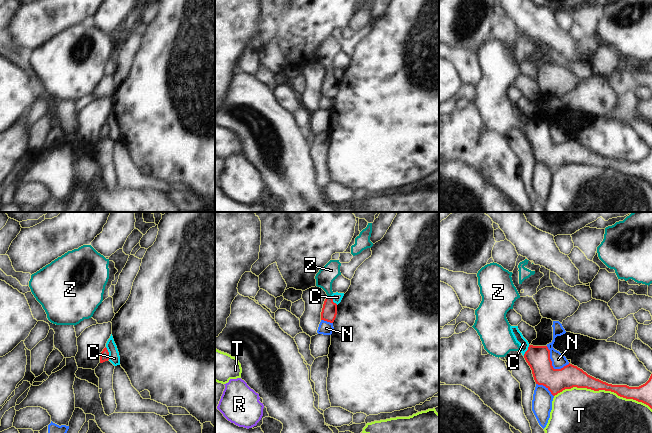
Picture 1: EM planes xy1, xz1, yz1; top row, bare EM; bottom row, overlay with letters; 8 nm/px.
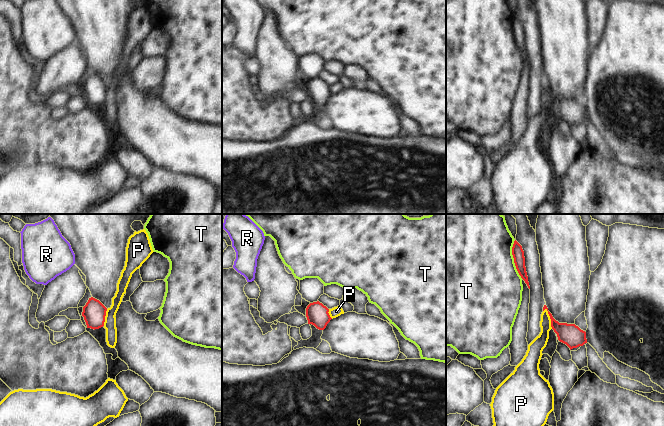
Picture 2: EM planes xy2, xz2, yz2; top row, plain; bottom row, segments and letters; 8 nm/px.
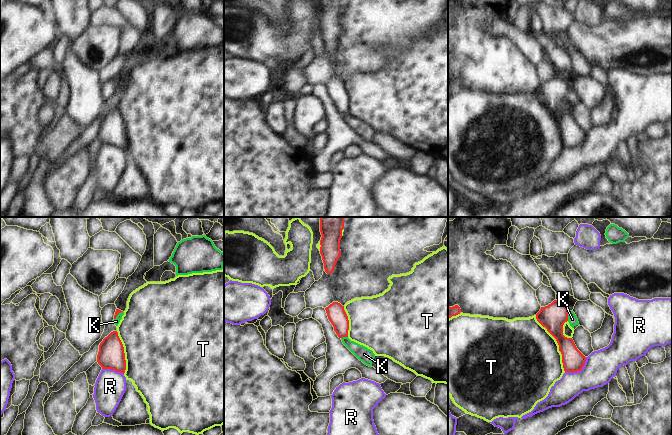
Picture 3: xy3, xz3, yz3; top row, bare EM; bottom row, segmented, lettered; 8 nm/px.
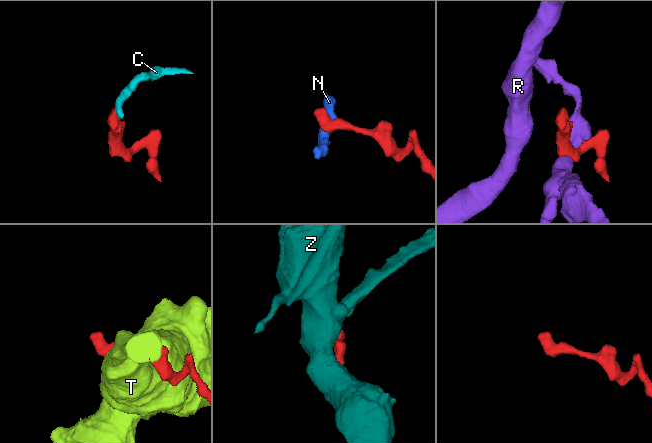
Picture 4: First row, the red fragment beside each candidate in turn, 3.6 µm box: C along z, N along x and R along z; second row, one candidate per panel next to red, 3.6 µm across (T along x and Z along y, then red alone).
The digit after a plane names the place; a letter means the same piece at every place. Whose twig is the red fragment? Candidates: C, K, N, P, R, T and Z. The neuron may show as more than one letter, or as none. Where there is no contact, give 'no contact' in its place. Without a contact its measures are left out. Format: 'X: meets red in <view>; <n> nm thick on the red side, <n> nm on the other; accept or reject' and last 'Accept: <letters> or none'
C: meets red in xy1; 80 nm thick on the red side, 90 nm on the other; reject
K: meets red in yz3; 200 nm thick on the red side, 80 nm on the other; reject
N: meets red in yz1; 190 nm thick on the red side, 110 nm on the other; reject
P: meets red in yz2; 170 nm thick on the red side, 110 nm on the other; reject
R: meets red in yz3; 180 nm thick on the red side, 260 nm on the other; reject
T: meets red in yz1; 160 nm thick on the red side, 480 nm on the other; reject
Z: meets red in xz1; 130 nm thick on the red side, 140 nm on the other; accept
Accept: Z

